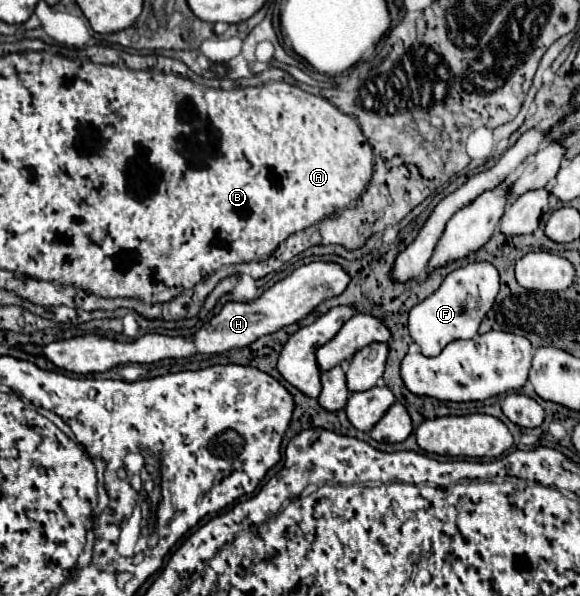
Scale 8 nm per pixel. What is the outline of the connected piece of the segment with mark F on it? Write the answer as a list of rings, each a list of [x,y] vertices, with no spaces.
[[[471,262],[447,274],[435,294],[409,312],[409,332],[425,356],[437,356],[453,340],[473,338],[483,316],[491,310],[499,292],[499,272],[491,262]]]

